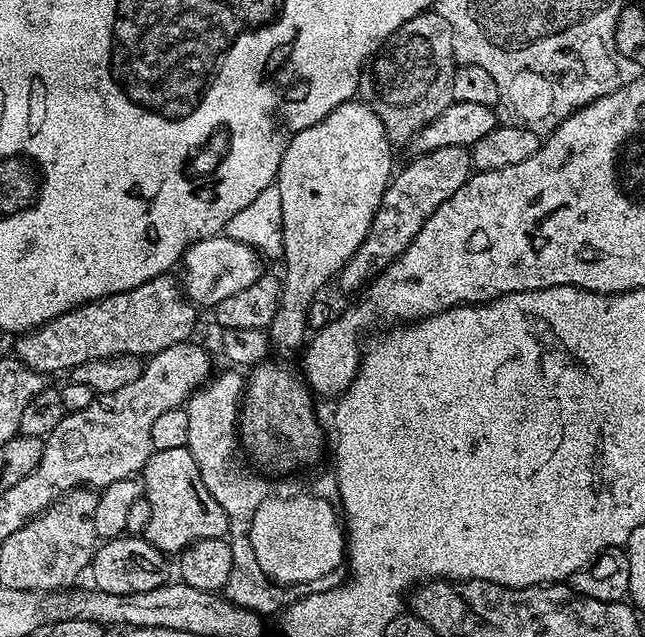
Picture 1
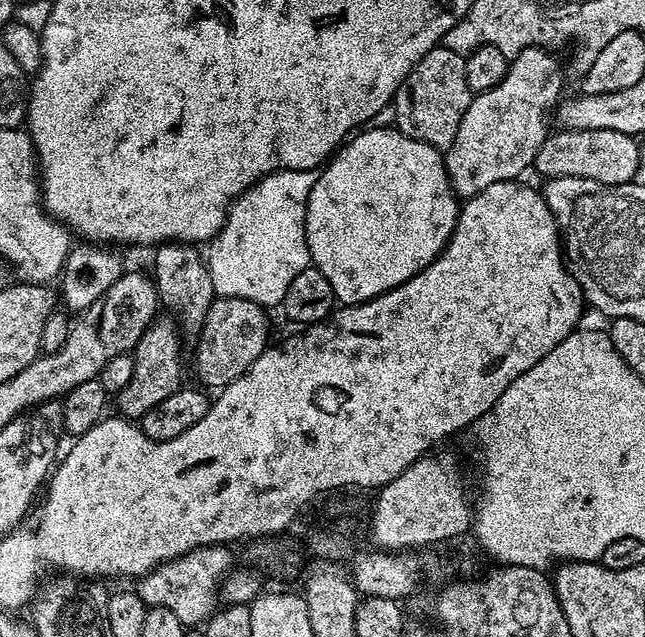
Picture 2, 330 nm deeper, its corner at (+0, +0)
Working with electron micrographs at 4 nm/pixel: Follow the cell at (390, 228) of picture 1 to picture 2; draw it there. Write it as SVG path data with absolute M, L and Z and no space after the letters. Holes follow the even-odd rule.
M544 46L522 50L511 57L506 78L498 86L473 95L466 114L458 122L454 142L443 153L444 169L457 197L476 196L486 186L516 180L533 167L542 142L550 135L544 115L555 109L564 84L562 64L548 52L551 51Z

